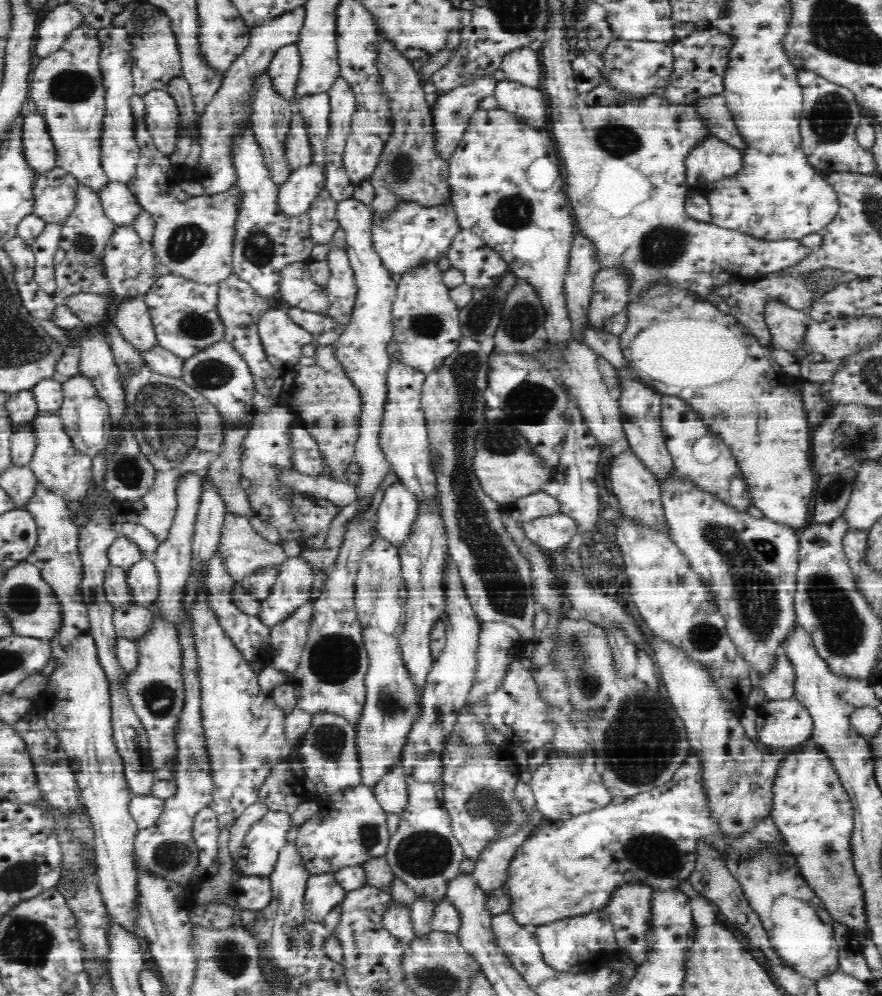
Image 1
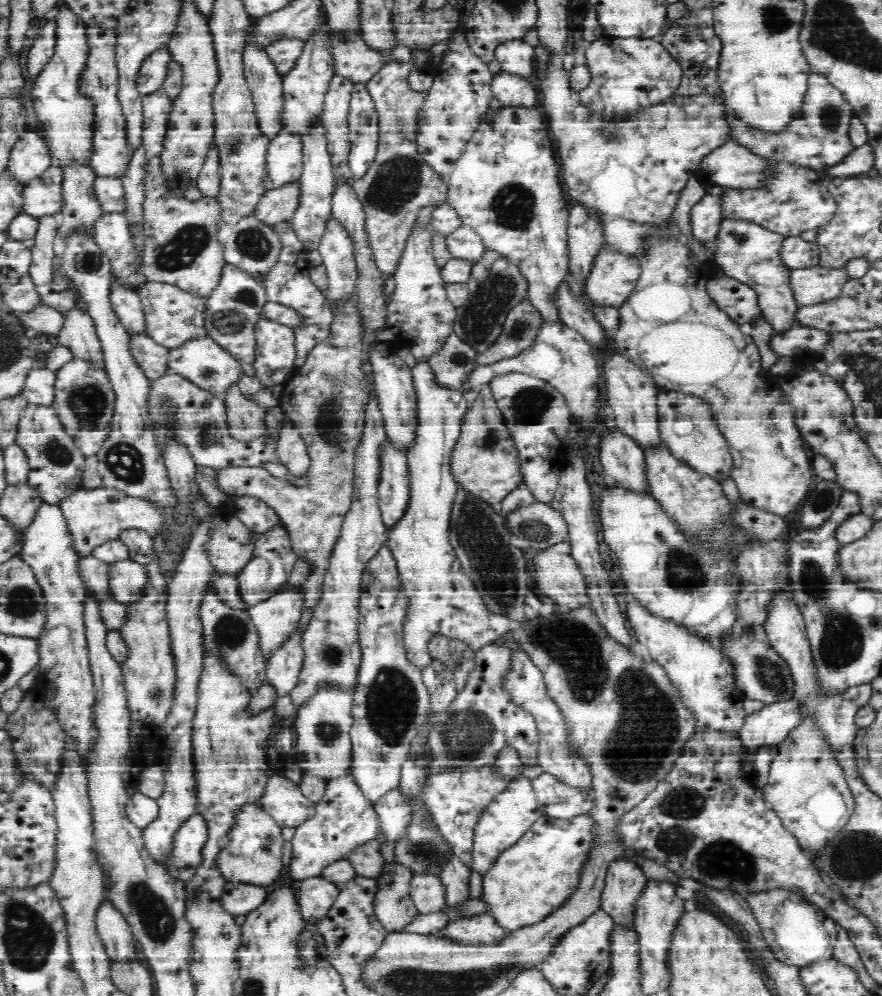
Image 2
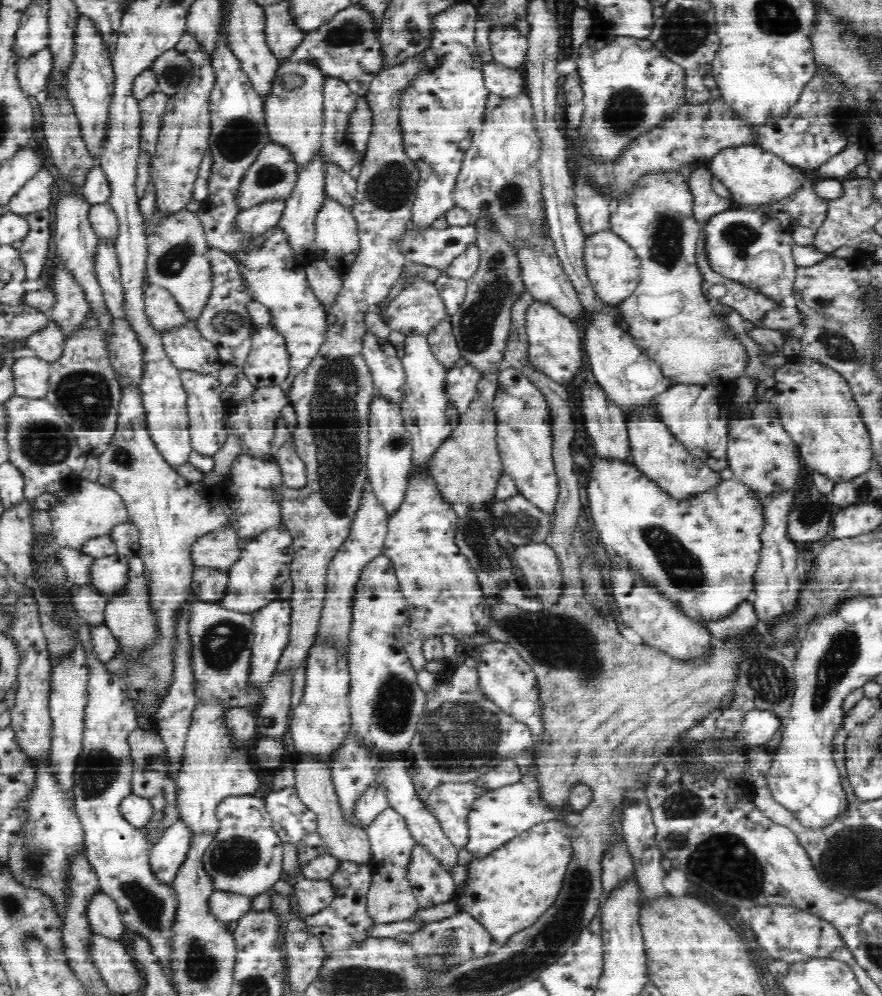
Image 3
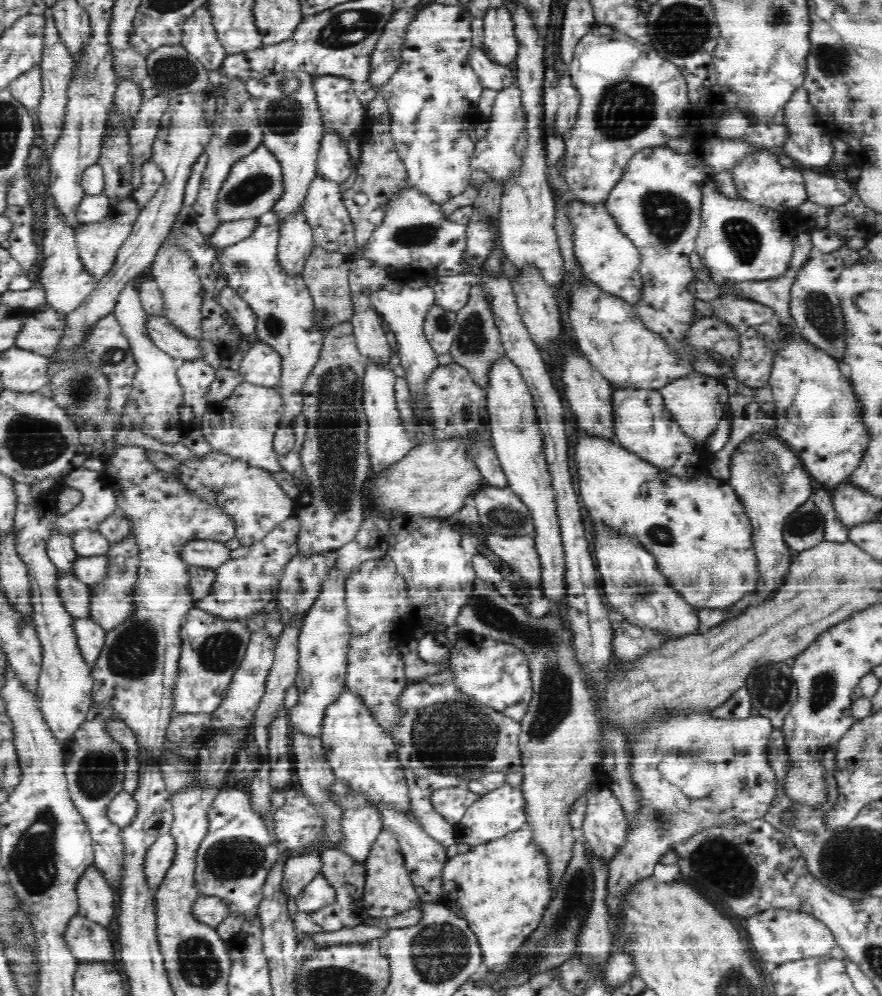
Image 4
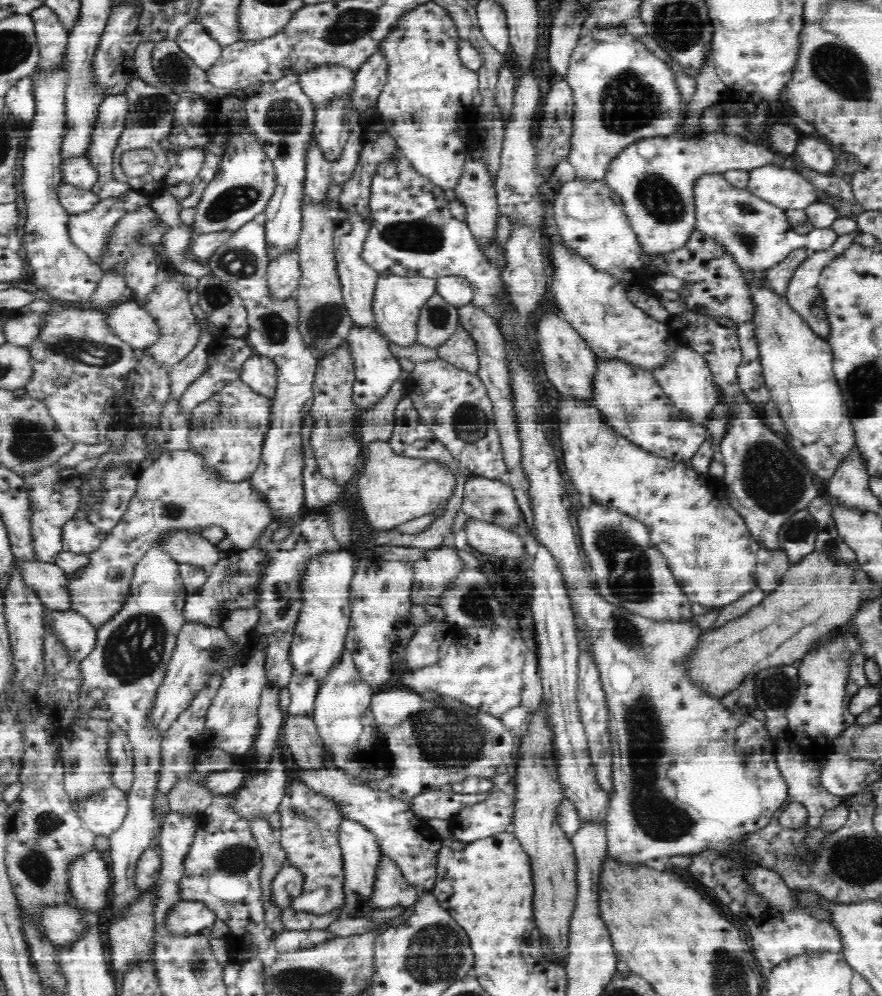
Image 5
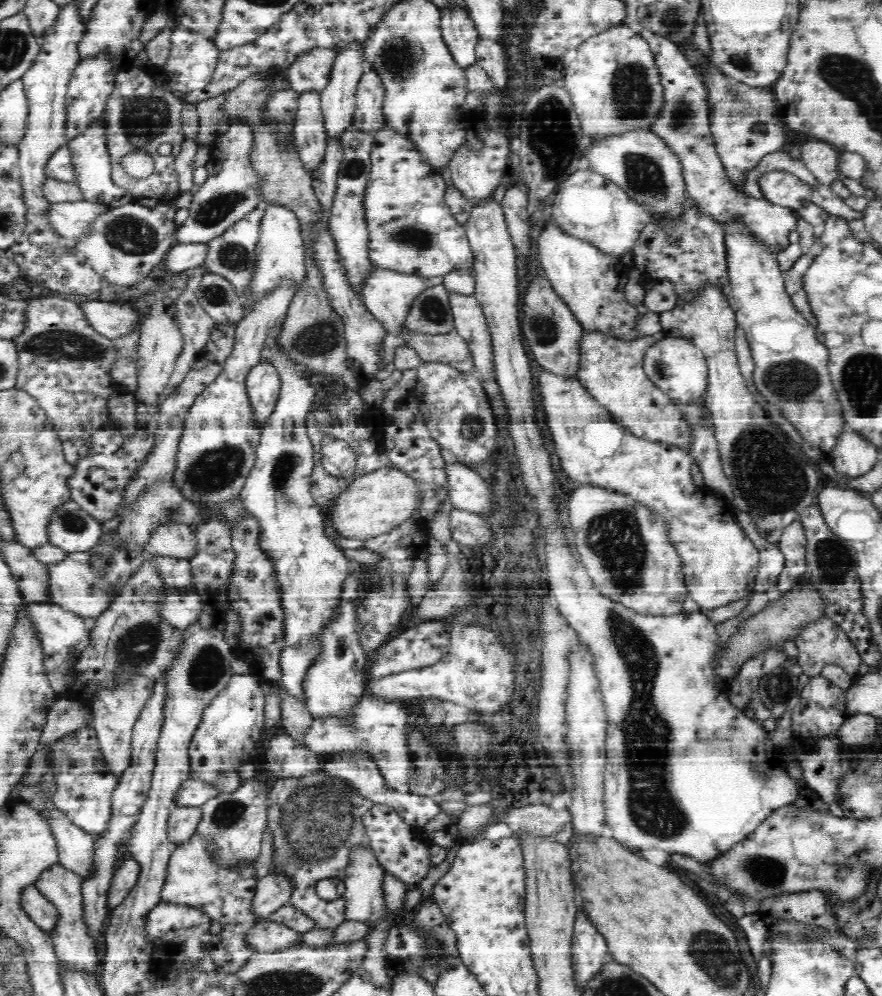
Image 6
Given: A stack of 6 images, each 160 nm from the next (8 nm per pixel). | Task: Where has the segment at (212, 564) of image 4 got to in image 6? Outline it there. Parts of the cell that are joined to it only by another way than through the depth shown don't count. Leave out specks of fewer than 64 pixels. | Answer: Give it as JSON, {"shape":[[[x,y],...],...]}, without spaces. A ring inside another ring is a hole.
{"shape":[[[170,524],[160,526],[152,534],[146,553],[153,557],[171,557],[190,561],[199,552],[199,544],[191,526]]]}

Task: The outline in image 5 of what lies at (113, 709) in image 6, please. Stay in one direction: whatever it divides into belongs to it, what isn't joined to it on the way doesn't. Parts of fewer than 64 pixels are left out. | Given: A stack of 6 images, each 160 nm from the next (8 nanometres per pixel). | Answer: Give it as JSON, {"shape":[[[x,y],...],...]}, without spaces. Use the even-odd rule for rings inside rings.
{"shape":[[[118,728],[118,732],[114,732],[114,734],[108,738],[108,746],[108,754],[111,755],[112,766],[114,766],[114,769],[112,770],[112,781],[114,781],[114,786],[127,792],[132,788],[132,784],[135,779],[133,748],[128,740],[128,735],[122,729]]]}

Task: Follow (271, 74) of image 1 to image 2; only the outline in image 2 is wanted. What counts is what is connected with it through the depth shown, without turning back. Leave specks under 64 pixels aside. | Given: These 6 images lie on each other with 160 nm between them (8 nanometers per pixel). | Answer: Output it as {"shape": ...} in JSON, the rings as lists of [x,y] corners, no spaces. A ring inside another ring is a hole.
{"shape":[[[280,38],[280,40],[272,42],[270,46],[266,46],[265,51],[280,77],[286,77],[296,67],[304,43],[305,41],[296,38]]]}

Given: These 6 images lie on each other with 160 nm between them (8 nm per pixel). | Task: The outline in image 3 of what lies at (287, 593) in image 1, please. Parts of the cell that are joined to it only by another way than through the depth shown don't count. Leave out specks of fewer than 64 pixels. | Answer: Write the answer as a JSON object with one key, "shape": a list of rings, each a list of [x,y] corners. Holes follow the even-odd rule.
{"shape":[[[276,599],[251,613],[255,627],[251,660],[251,681],[259,690],[264,690],[266,682],[276,671],[280,658],[283,657],[283,652],[287,649],[288,642],[291,641],[292,612],[290,599]]]}

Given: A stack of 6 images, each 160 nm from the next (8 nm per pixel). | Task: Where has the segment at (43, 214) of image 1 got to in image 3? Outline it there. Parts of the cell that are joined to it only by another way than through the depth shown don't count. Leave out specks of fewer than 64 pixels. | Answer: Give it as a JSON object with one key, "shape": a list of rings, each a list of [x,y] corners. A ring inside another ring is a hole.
{"shape":[[[42,169],[34,178],[30,178],[15,194],[8,204],[9,210],[18,215],[35,214],[47,210],[52,206],[52,186],[54,186],[52,172]]]}

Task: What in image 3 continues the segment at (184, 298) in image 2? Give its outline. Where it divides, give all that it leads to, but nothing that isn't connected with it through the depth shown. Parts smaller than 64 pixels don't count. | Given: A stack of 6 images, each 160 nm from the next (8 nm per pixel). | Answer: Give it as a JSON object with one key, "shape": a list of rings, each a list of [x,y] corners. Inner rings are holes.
{"shape":[[[150,283],[143,299],[145,315],[156,333],[166,334],[191,324],[191,318],[168,289]]]}

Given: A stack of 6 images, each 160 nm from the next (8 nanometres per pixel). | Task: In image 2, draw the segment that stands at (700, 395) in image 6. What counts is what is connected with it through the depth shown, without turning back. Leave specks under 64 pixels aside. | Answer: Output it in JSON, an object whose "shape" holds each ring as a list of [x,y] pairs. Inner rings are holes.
{"shape":[[[665,390],[660,391],[657,403],[660,437],[669,453],[692,470],[707,474],[720,484],[724,484],[731,476],[733,456],[728,451],[727,442],[716,423],[712,422],[712,411],[708,405],[691,394]]]}

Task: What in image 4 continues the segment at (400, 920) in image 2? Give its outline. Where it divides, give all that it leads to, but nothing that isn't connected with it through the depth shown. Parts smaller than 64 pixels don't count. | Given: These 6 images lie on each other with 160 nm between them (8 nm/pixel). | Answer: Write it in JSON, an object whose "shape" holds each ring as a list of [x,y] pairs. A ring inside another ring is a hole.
{"shape":[[[383,827],[374,839],[364,862],[367,870],[364,886],[364,905],[368,916],[380,920],[392,918],[410,910],[419,903],[419,896],[405,867],[405,860],[396,832]]]}

